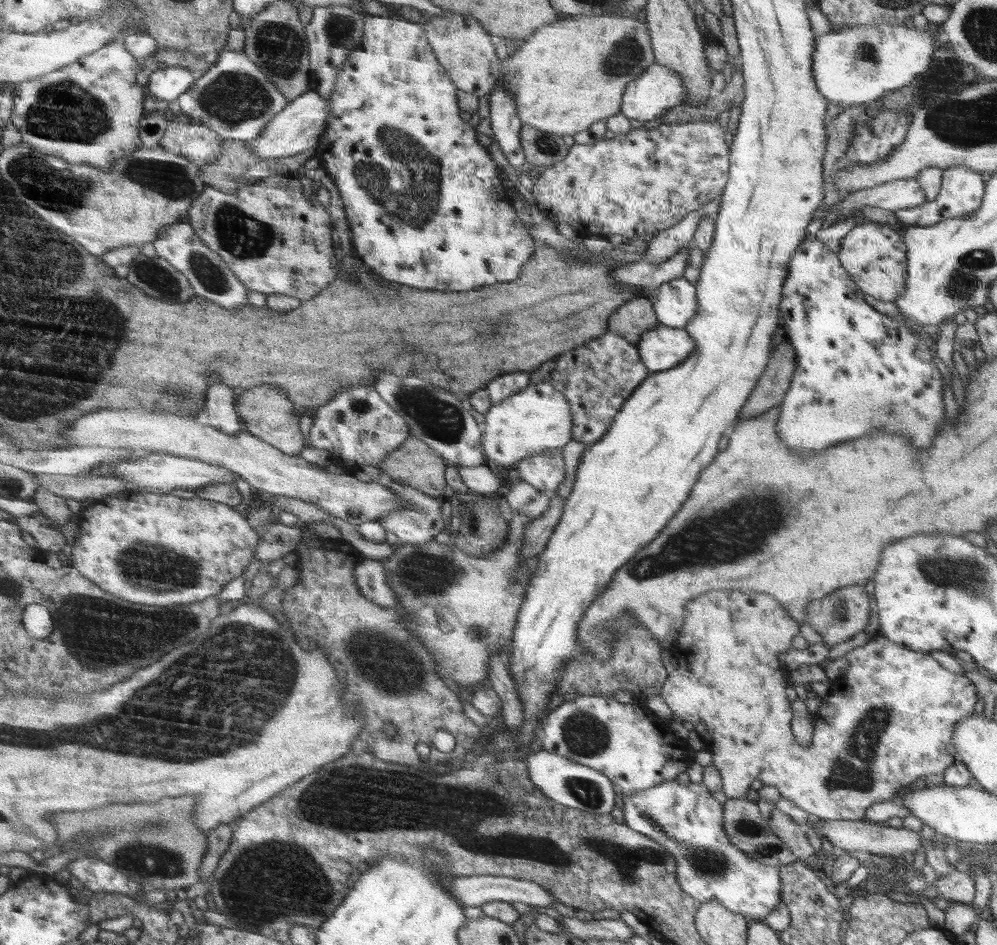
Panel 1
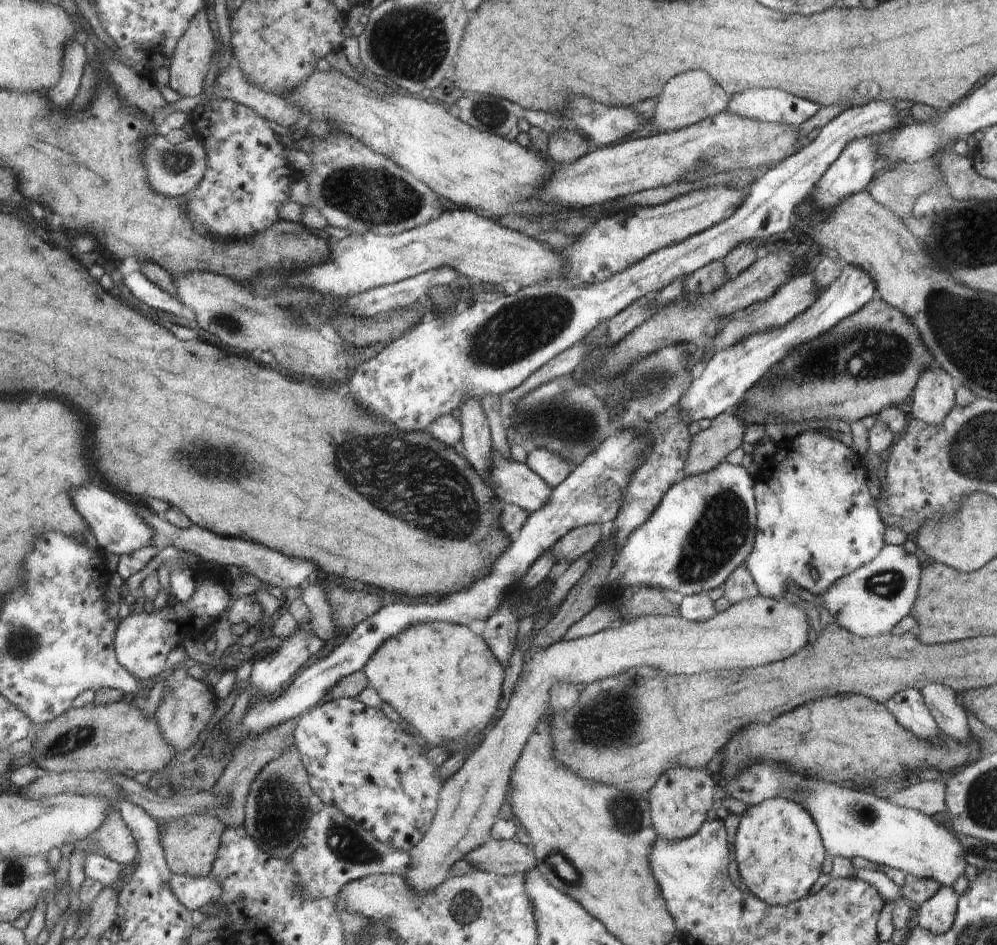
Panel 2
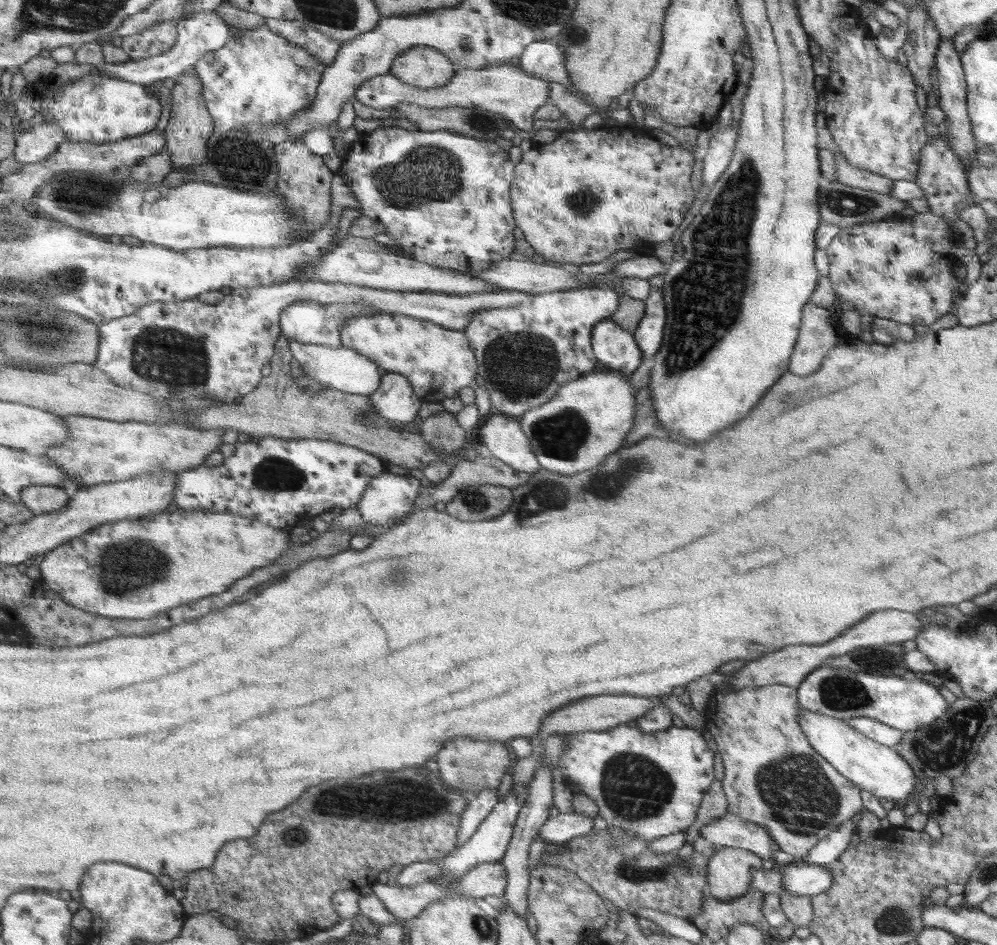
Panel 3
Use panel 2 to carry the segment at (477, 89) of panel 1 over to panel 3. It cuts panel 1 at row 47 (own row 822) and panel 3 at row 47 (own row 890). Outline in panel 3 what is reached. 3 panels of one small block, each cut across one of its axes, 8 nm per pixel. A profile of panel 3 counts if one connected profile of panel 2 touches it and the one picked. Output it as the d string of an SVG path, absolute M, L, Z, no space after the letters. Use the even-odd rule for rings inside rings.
M418 45L396 58L389 73L416 88L436 88L451 82L456 68L444 53Z

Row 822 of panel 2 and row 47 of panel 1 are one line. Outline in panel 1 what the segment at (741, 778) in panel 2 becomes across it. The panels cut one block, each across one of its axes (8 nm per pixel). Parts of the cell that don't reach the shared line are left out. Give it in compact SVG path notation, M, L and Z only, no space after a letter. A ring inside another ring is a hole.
M854 25L834 30L831 34L822 36L816 41L813 55L813 75L819 91L832 103L838 106L852 106L862 102L875 102L888 91L902 88L914 80L916 74L922 74L930 68L930 60L938 49L934 46L932 30L941 33L937 25L927 28L917 28L912 25Z

